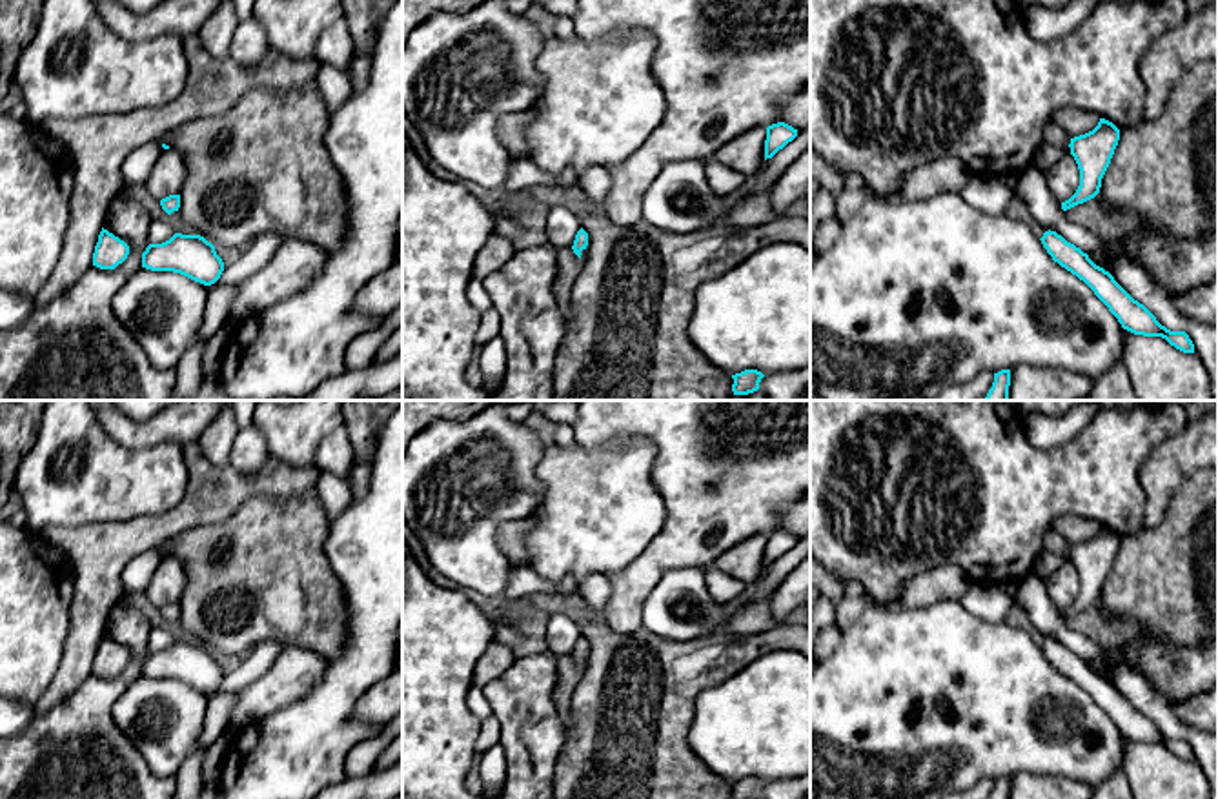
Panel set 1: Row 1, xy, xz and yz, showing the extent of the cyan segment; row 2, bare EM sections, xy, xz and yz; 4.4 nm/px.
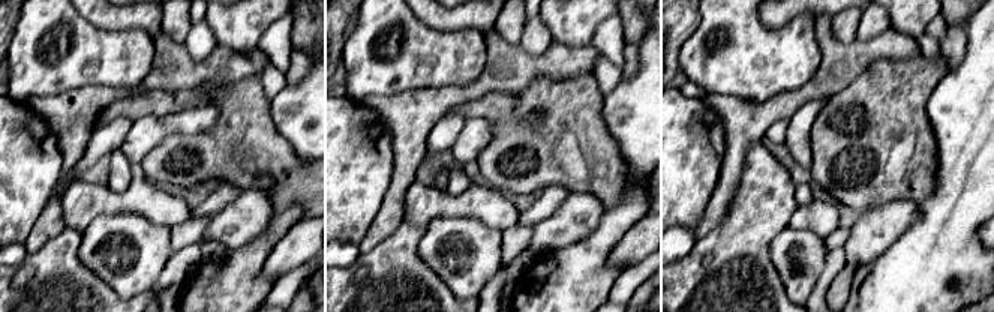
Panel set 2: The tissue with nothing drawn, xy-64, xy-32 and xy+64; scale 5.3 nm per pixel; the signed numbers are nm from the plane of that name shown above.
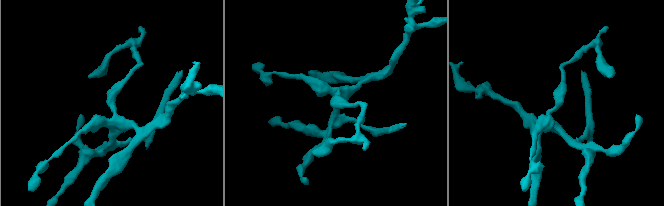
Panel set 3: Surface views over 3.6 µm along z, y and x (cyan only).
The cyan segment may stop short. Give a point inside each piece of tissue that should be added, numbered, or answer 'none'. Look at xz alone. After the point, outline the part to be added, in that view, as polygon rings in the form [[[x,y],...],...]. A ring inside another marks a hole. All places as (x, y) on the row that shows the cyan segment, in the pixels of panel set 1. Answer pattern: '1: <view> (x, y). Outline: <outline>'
none

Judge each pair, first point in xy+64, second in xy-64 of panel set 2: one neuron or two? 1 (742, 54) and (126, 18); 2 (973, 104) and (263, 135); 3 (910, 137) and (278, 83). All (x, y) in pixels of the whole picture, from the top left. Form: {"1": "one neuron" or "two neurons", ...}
{"1": "two neurons", "2": "two neurons", "3": "two neurons"}

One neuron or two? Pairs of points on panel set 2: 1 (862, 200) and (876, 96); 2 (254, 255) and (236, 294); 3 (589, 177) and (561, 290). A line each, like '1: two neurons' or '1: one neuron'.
1: one neuron
2: one neuron
3: two neurons

